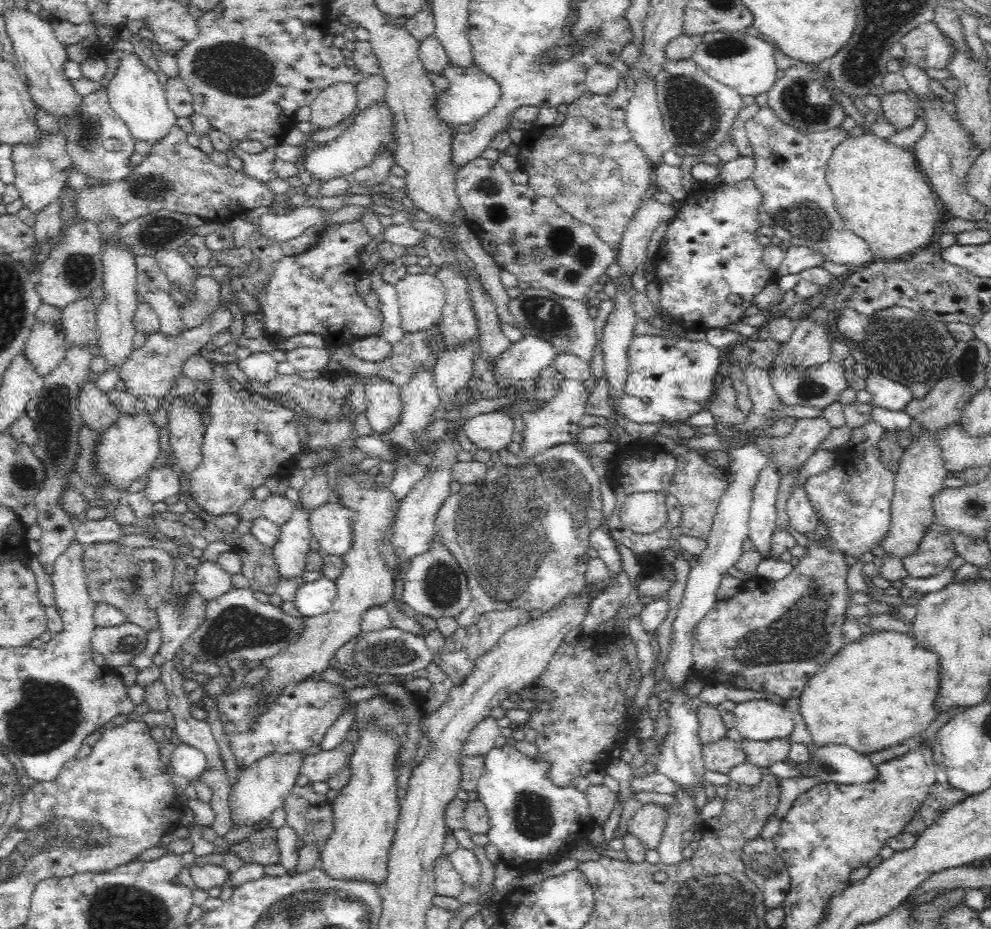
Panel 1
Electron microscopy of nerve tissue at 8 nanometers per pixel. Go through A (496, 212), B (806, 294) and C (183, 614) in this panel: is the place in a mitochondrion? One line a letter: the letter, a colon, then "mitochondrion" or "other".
A: mitochondrion
B: other
C: mitochondrion

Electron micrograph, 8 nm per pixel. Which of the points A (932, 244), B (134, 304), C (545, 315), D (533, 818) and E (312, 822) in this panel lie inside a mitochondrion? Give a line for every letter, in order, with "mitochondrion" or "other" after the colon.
A: other
B: other
C: mitochondrion
D: mitochondrion
E: mitochondrion

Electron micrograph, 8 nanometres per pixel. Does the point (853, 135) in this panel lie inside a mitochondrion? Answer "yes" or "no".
no

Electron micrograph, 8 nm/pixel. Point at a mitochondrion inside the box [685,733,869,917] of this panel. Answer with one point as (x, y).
(764, 867)

